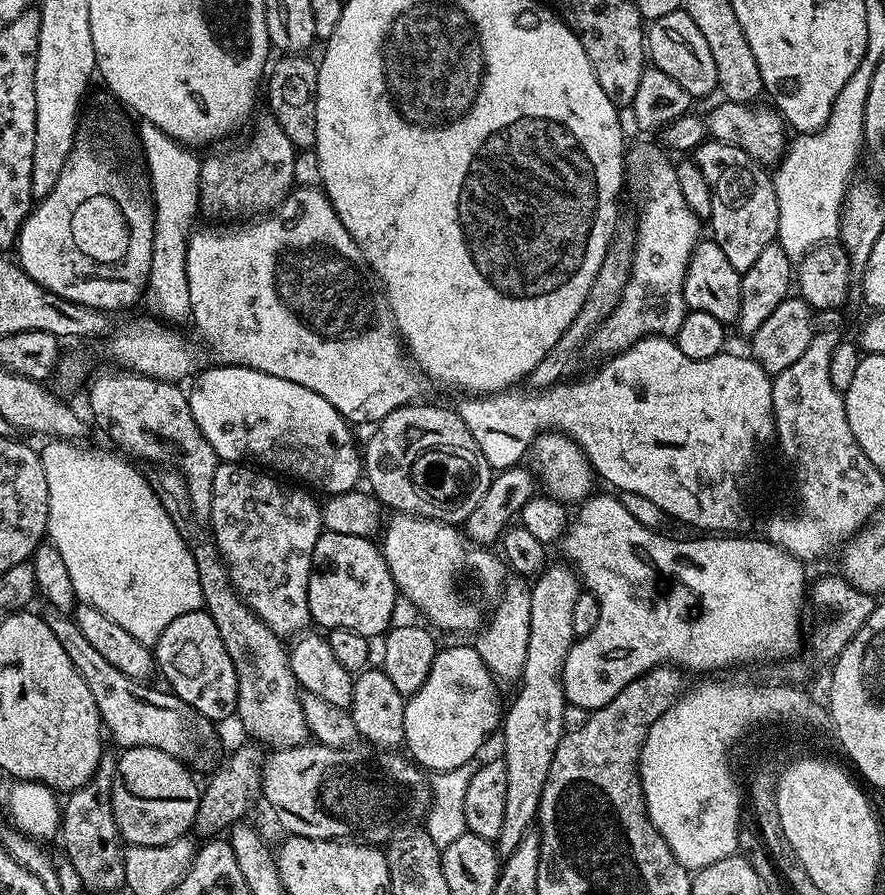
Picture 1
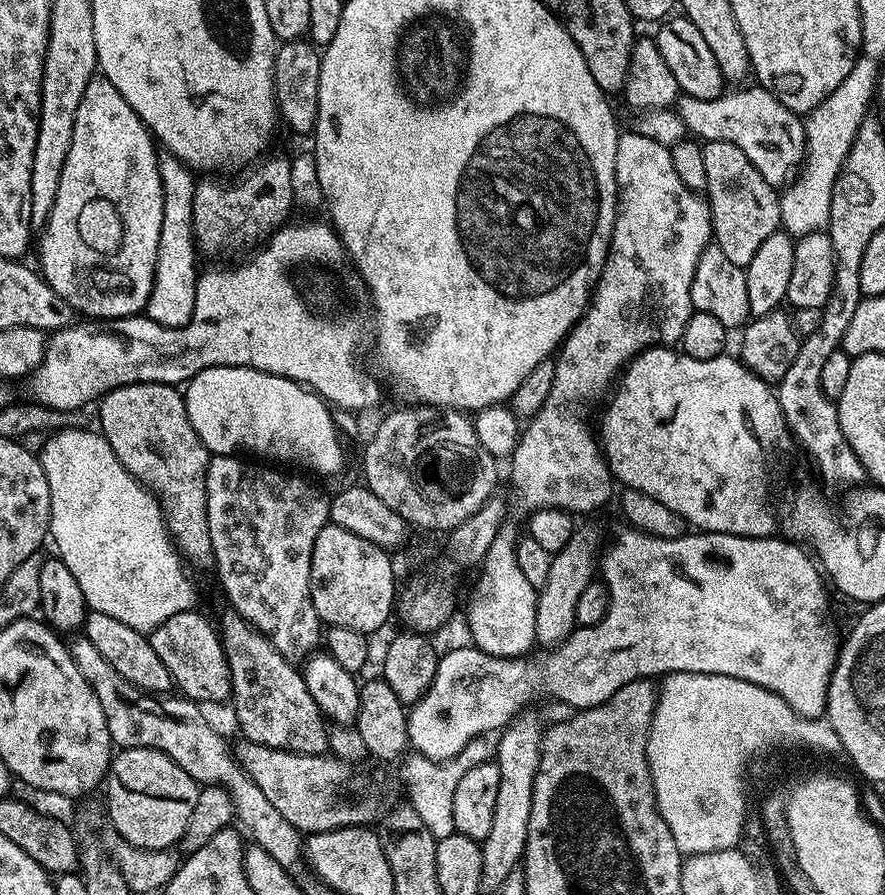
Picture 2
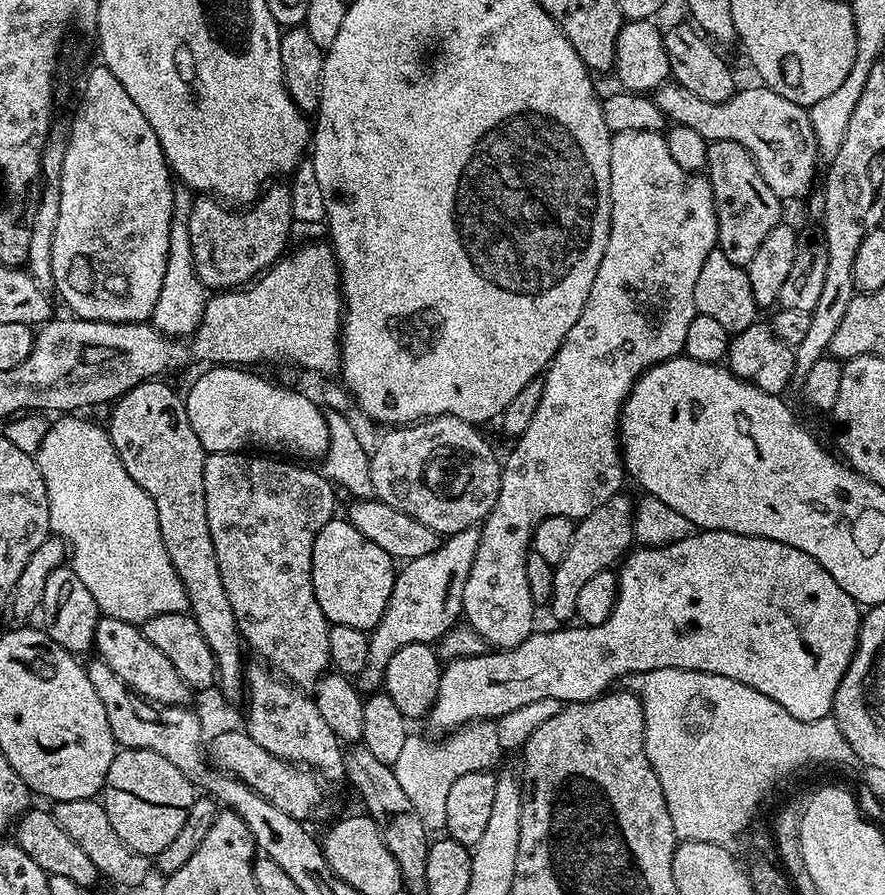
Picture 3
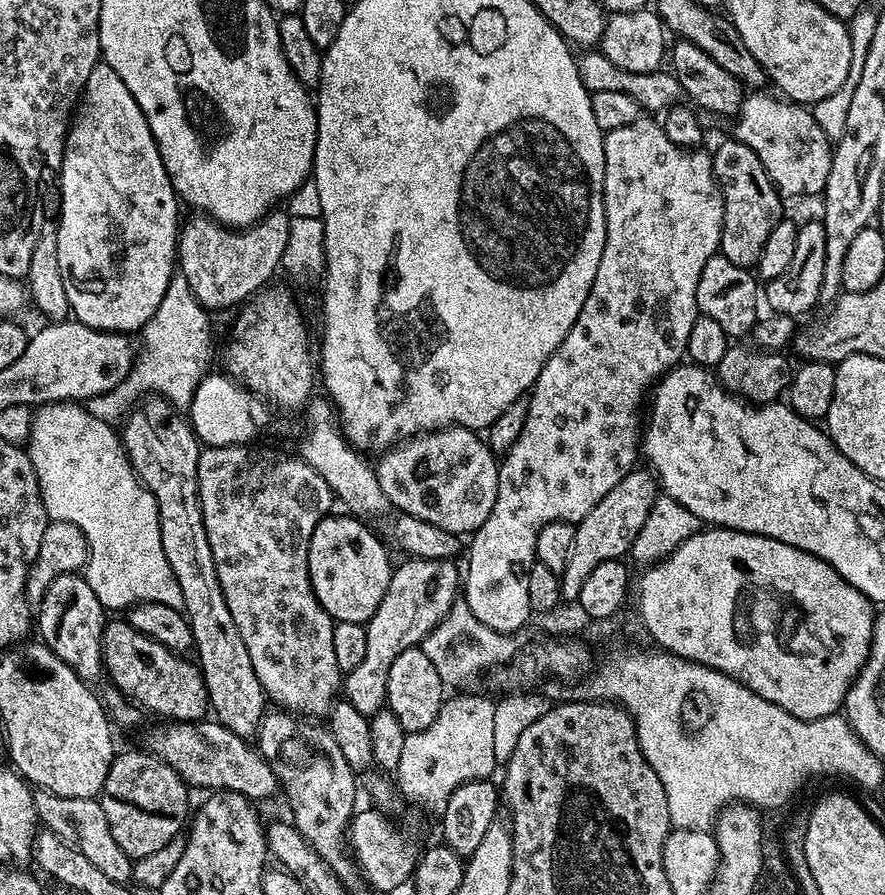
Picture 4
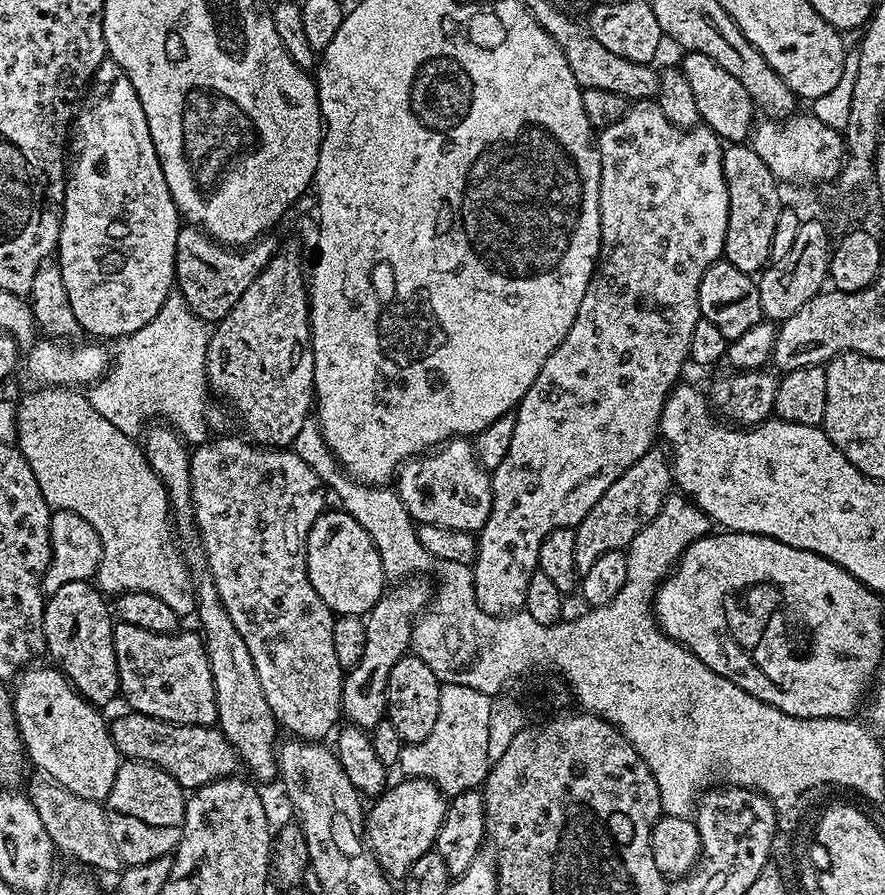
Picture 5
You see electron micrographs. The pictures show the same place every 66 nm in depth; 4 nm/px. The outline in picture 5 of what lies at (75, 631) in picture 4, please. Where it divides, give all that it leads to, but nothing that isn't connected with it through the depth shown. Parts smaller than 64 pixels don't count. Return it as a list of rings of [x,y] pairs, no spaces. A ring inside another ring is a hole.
[[[79,580],[78,582],[66,582],[62,590],[47,597],[44,606],[44,646],[47,655],[52,655],[51,663],[59,668],[63,676],[68,679],[72,687],[92,704],[105,706],[112,699],[120,696],[120,679],[118,678],[118,662],[114,654],[114,616],[110,611],[110,604],[104,600],[99,587],[95,583]]]

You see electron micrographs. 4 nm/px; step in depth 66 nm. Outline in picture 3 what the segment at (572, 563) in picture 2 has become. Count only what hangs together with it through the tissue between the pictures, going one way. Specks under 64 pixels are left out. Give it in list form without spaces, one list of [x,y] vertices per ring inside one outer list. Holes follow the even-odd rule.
[[[624,495],[610,497],[598,506],[598,510],[581,518],[574,530],[574,542],[570,542],[570,550],[566,550],[566,558],[554,566],[554,594],[550,611],[564,620],[560,622],[568,622],[575,617],[582,585],[594,574],[612,568],[633,547],[636,506],[633,497]]]

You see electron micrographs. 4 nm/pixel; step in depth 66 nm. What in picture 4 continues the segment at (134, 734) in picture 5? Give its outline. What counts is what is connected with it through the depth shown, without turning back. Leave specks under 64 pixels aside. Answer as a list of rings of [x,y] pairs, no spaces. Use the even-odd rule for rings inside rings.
[[[205,718],[199,722],[176,722],[170,728],[152,728],[144,736],[143,747],[162,762],[166,762],[183,778],[185,784],[207,790],[223,790],[226,792],[240,792],[253,802],[260,802],[263,796],[272,796],[278,792],[278,781],[272,768],[264,761],[263,756],[255,747],[252,748],[247,739],[234,730],[222,726],[215,719]]]

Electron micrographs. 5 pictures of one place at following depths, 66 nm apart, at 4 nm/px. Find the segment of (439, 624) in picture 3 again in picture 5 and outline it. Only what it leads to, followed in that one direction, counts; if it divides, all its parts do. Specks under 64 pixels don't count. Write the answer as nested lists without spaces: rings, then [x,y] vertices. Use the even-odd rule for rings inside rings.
[[[409,575],[395,586],[389,587],[364,620],[366,626],[366,651],[362,662],[347,669],[340,707],[342,716],[349,725],[365,730],[377,728],[388,715],[388,683],[394,662],[409,655],[412,646],[412,625],[416,617],[432,603],[434,584],[423,575]],[[348,719],[348,720],[347,720]]]

